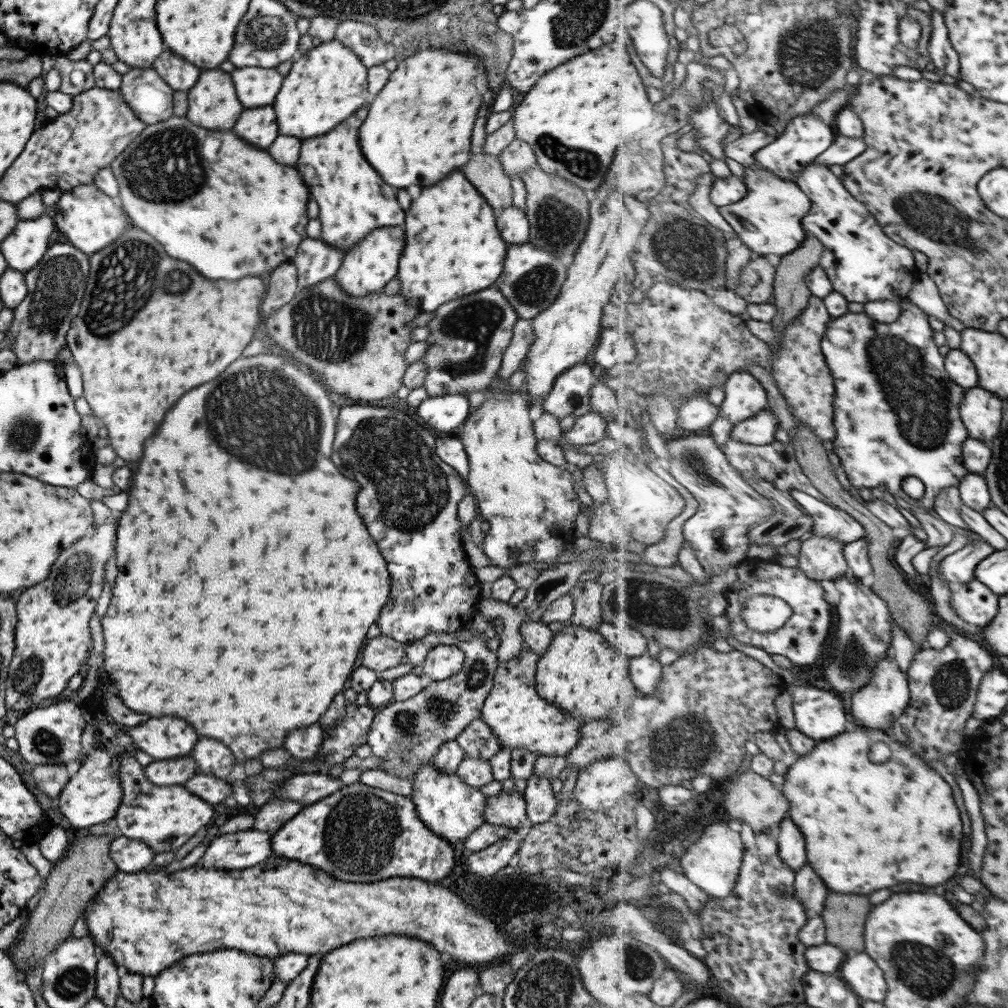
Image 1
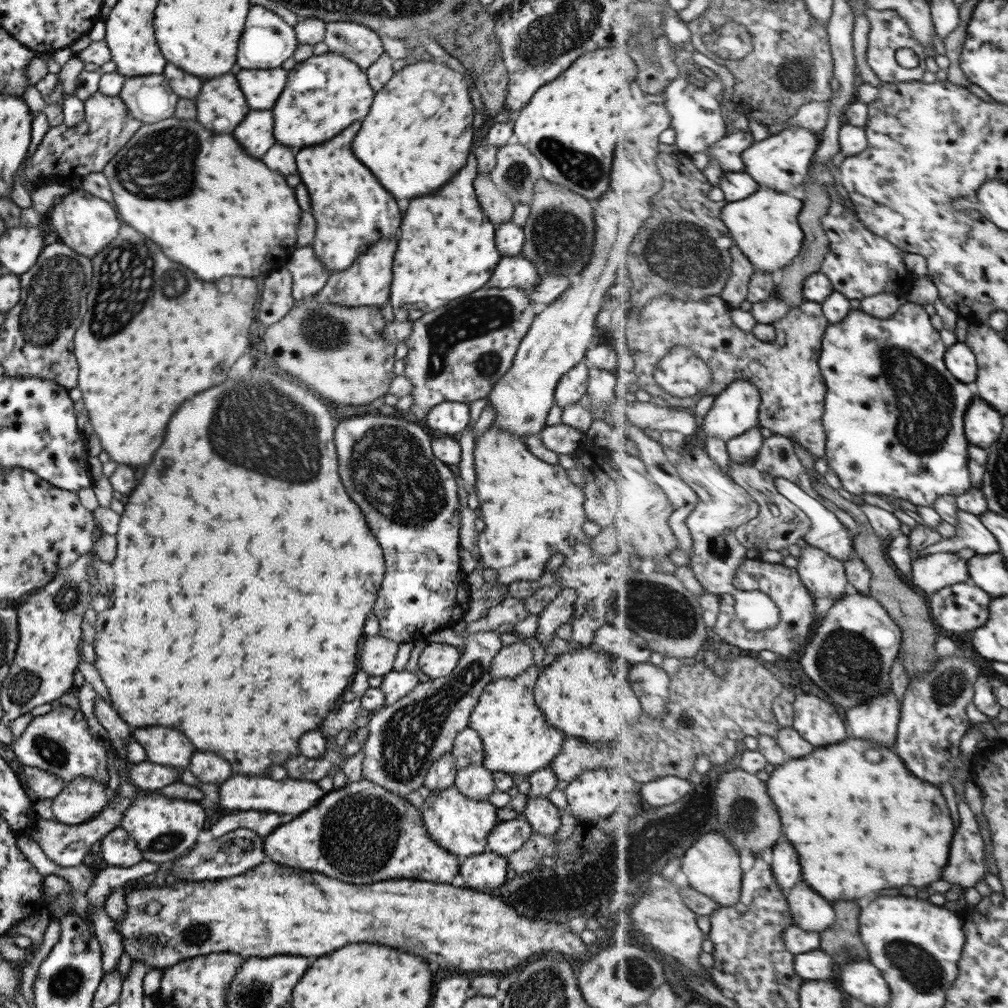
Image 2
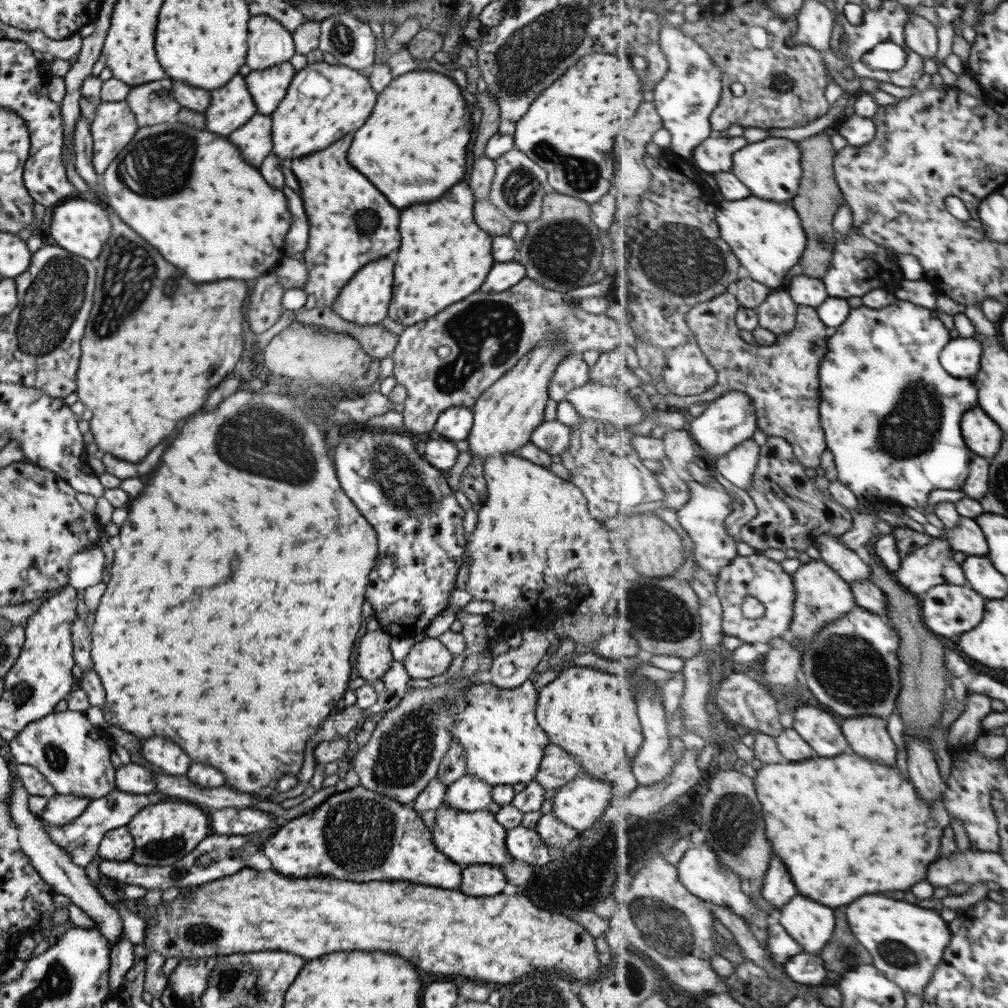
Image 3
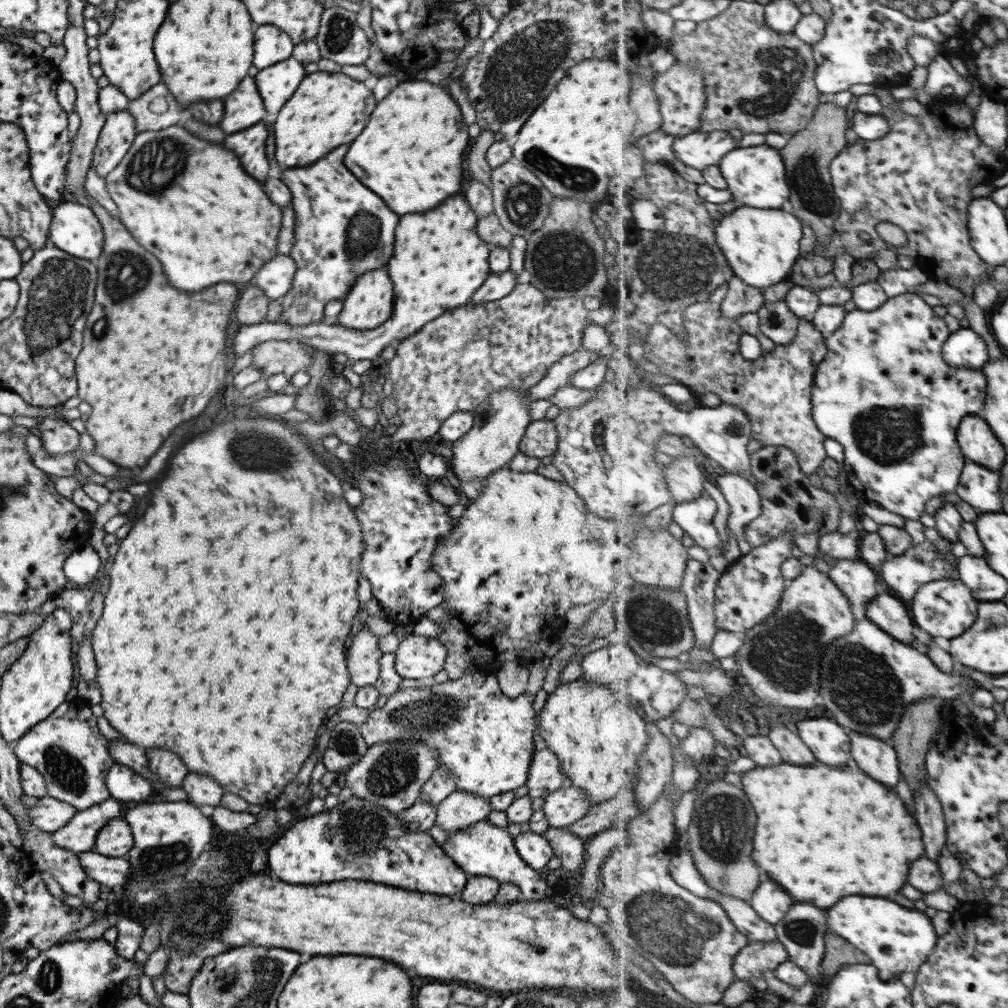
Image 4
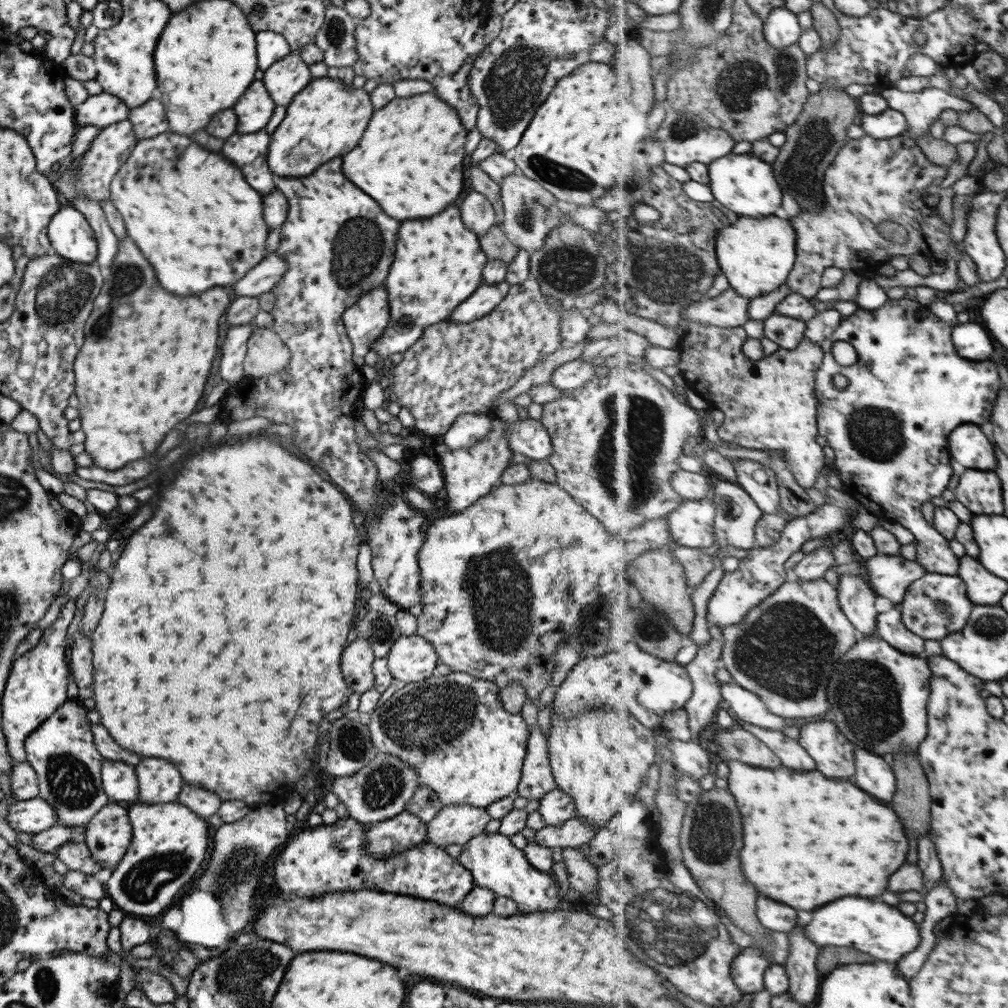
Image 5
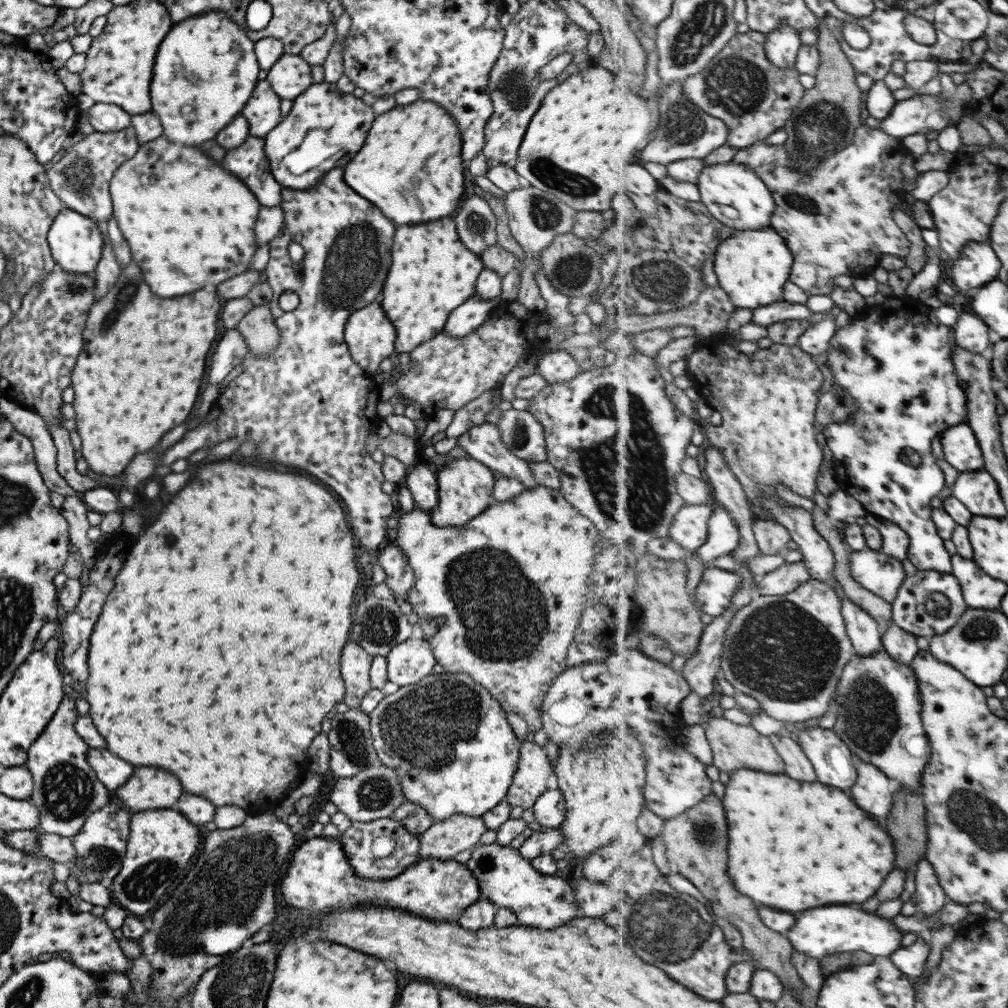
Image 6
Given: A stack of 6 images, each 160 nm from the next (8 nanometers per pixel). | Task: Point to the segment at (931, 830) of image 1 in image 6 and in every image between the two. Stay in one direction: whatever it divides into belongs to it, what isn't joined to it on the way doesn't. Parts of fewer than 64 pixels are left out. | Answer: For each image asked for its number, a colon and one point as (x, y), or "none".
2: (860, 827)
3: (846, 826)
4: (824, 833)
5: (809, 839)
6: (794, 845)

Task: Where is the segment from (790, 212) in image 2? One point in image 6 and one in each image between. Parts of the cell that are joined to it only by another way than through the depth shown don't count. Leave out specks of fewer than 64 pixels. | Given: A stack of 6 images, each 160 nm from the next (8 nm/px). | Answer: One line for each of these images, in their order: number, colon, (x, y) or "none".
3: (768, 238)
4: (762, 246)
5: (757, 254)
6: (754, 267)

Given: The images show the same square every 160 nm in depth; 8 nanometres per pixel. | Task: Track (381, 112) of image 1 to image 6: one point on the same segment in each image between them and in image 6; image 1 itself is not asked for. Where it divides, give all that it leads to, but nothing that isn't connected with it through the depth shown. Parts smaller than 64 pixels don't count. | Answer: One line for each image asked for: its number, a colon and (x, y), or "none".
2: (417, 134)
3: (411, 148)
4: (413, 143)
5: (386, 164)
6: (409, 166)

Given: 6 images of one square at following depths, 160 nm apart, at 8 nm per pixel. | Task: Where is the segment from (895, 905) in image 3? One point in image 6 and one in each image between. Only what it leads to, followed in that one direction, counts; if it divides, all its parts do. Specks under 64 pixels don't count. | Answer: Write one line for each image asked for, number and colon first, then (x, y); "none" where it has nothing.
4: (898, 939)
5: (881, 930)
6: (821, 932)

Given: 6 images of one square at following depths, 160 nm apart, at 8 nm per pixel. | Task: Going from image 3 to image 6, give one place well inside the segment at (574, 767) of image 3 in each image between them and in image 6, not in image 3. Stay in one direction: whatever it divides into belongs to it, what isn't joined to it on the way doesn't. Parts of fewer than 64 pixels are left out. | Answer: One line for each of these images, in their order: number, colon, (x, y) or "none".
4: (544, 775)
5: (536, 779)
6: (529, 780)

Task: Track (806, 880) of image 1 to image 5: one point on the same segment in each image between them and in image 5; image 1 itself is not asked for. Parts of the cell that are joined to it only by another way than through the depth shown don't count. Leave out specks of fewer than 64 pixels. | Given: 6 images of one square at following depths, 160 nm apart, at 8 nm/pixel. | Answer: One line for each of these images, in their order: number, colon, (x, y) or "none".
2: (810, 911)
3: (812, 924)
4: (803, 931)
5: (802, 967)

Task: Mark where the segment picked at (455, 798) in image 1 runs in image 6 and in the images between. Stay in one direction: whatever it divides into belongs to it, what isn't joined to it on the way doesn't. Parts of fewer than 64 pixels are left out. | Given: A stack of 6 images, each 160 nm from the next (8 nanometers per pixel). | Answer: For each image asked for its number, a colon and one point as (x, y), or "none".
2: (459, 825)
3: (466, 838)
4: (481, 849)
5: (493, 863)
6: (504, 877)

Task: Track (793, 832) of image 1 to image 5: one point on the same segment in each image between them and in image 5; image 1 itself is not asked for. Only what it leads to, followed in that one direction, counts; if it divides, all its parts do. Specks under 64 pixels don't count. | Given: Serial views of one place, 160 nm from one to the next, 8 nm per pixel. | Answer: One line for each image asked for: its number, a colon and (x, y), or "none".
2: (785, 863)
3: (779, 888)
4: (771, 902)
5: (775, 916)

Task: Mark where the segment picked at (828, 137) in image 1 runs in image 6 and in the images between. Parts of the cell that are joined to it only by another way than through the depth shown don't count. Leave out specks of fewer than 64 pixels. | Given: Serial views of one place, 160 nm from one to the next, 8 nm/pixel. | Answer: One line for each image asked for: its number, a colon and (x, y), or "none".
2: (782, 162)
3: (772, 169)
4: (757, 175)
5: (744, 183)
6: (734, 193)

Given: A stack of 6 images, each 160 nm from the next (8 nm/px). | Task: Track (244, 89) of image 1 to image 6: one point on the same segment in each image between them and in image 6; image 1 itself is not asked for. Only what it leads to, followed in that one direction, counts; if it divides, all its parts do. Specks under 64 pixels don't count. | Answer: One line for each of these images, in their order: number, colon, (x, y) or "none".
2: (261, 88)
3: (267, 86)
4: (275, 84)
5: (285, 78)
6: (289, 75)

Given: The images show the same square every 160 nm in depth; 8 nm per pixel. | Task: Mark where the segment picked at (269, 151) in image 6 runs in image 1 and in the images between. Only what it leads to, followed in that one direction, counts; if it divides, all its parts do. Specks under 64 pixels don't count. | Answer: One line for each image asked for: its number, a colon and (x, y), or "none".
1: (328, 83)
2: (324, 93)
3: (323, 102)
4: (329, 108)
5: (330, 114)

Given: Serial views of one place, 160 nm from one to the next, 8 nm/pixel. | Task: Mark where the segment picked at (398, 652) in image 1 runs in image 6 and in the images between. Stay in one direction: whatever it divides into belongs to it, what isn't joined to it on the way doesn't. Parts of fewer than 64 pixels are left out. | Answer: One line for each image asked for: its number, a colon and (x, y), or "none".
2: (377, 653)
3: (373, 657)
4: (363, 653)
5: (356, 660)
6: (355, 662)

